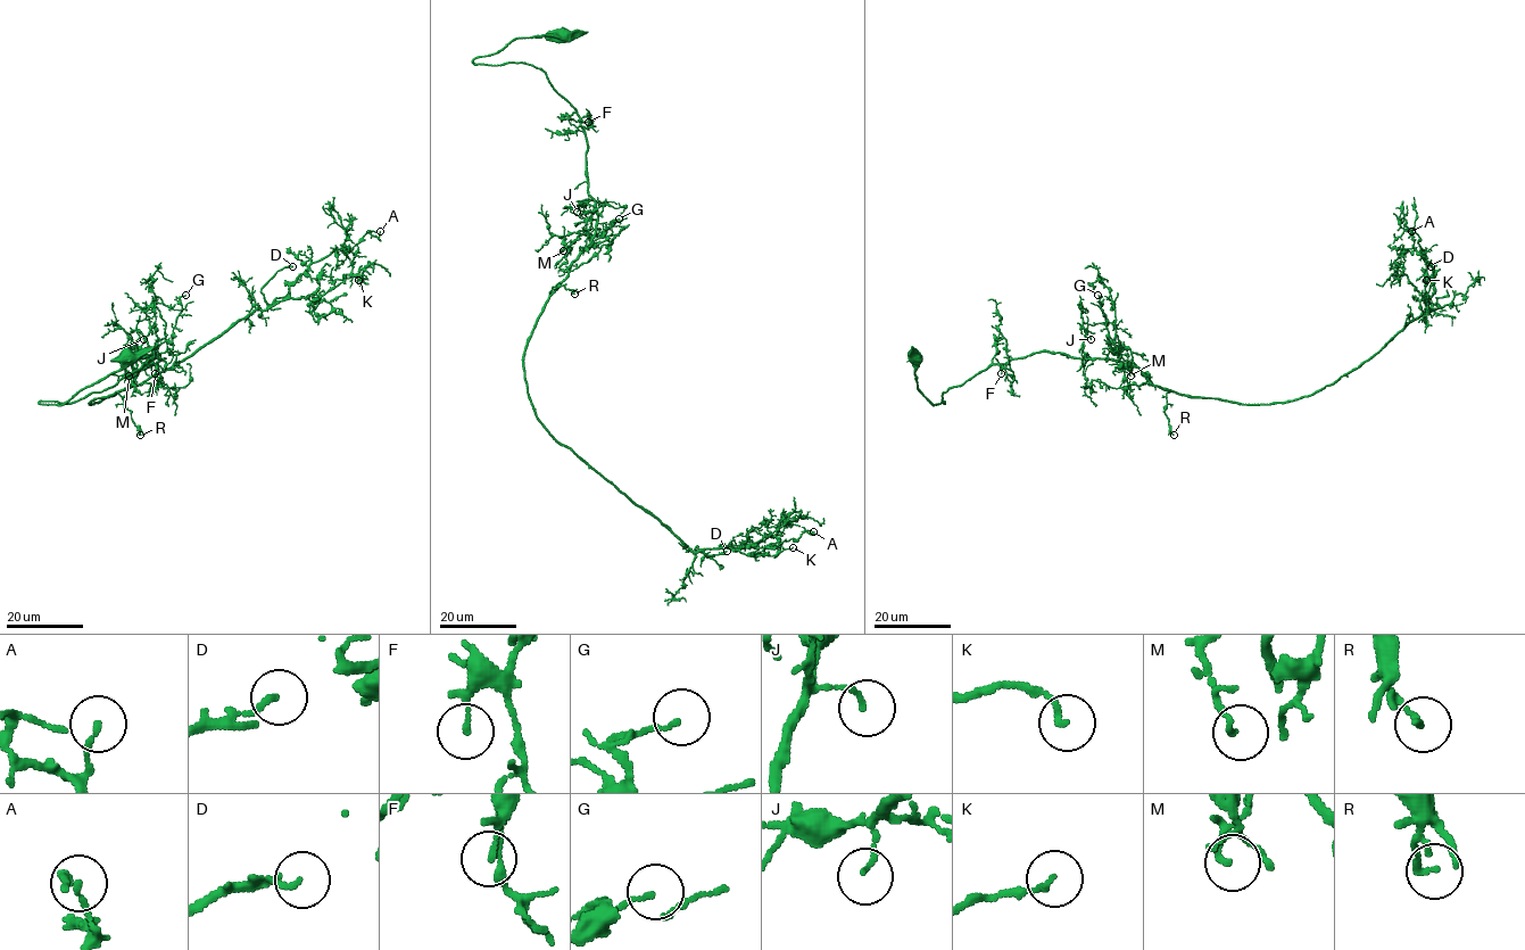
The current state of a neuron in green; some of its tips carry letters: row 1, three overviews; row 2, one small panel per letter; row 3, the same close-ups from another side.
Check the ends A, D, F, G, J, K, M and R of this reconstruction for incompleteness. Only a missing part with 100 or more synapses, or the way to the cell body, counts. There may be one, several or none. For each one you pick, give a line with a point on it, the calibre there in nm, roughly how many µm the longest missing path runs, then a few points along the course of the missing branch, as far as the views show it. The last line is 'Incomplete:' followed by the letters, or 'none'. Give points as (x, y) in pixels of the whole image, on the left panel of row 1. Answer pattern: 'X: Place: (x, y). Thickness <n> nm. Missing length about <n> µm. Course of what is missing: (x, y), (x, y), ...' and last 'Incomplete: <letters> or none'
D: Place: (292, 266). Thickness 140 nm. Missing length about 30 µm. Course of what is missing: (292, 266), (298, 259), (301, 224), (296, 219), (263, 217), (256, 220), (259, 229)
Incomplete: D

